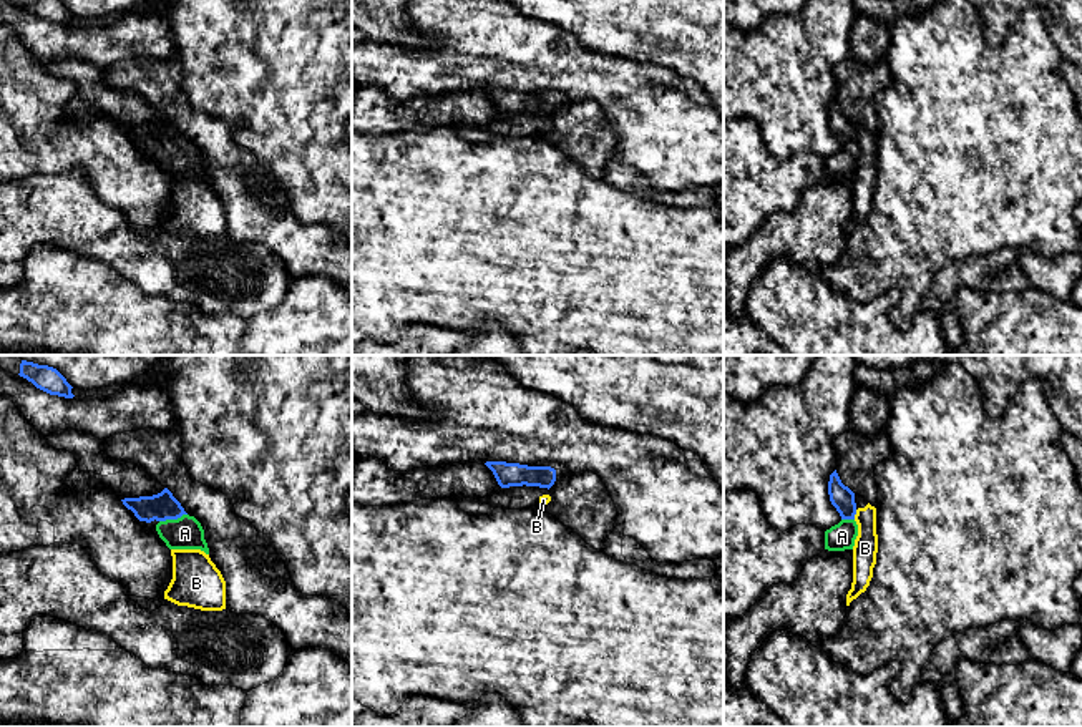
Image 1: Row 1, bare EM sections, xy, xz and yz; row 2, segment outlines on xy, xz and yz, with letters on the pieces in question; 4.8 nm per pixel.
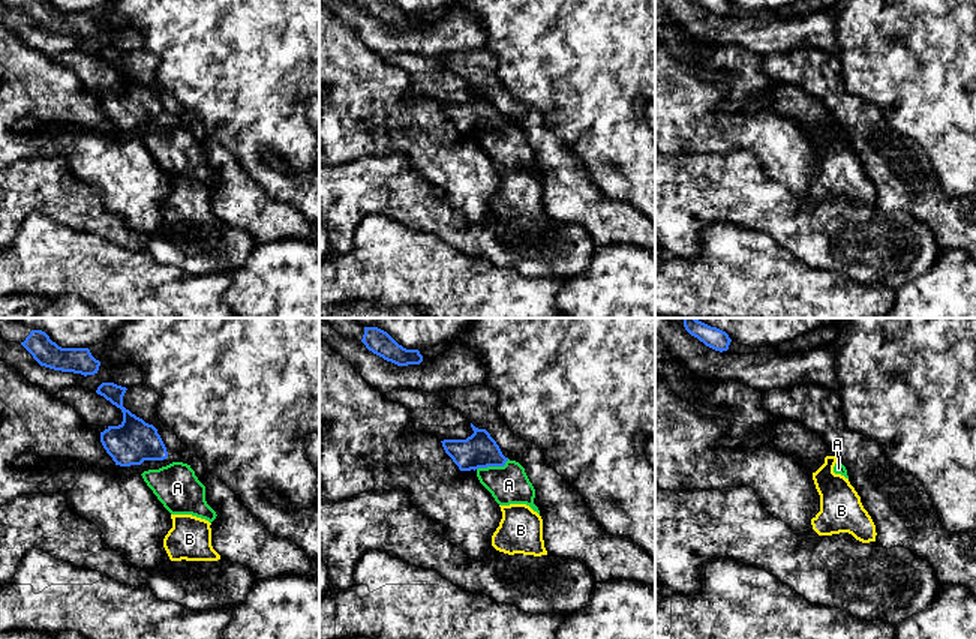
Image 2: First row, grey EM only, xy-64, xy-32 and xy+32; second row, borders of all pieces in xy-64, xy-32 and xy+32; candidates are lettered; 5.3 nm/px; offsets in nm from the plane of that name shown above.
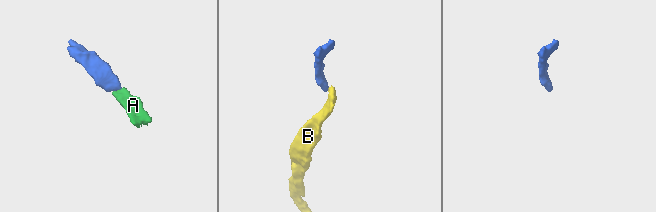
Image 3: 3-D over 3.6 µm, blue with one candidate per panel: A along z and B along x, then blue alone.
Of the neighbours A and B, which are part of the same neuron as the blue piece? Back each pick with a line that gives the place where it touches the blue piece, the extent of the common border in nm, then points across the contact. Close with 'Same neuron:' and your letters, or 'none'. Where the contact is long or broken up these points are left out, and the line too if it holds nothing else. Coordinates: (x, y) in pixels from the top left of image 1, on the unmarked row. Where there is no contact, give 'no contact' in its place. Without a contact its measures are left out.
A: xy (173, 146) | 140 nm | across xy (161, 135), (173, 146), (185, 161)
Same neuron: A

